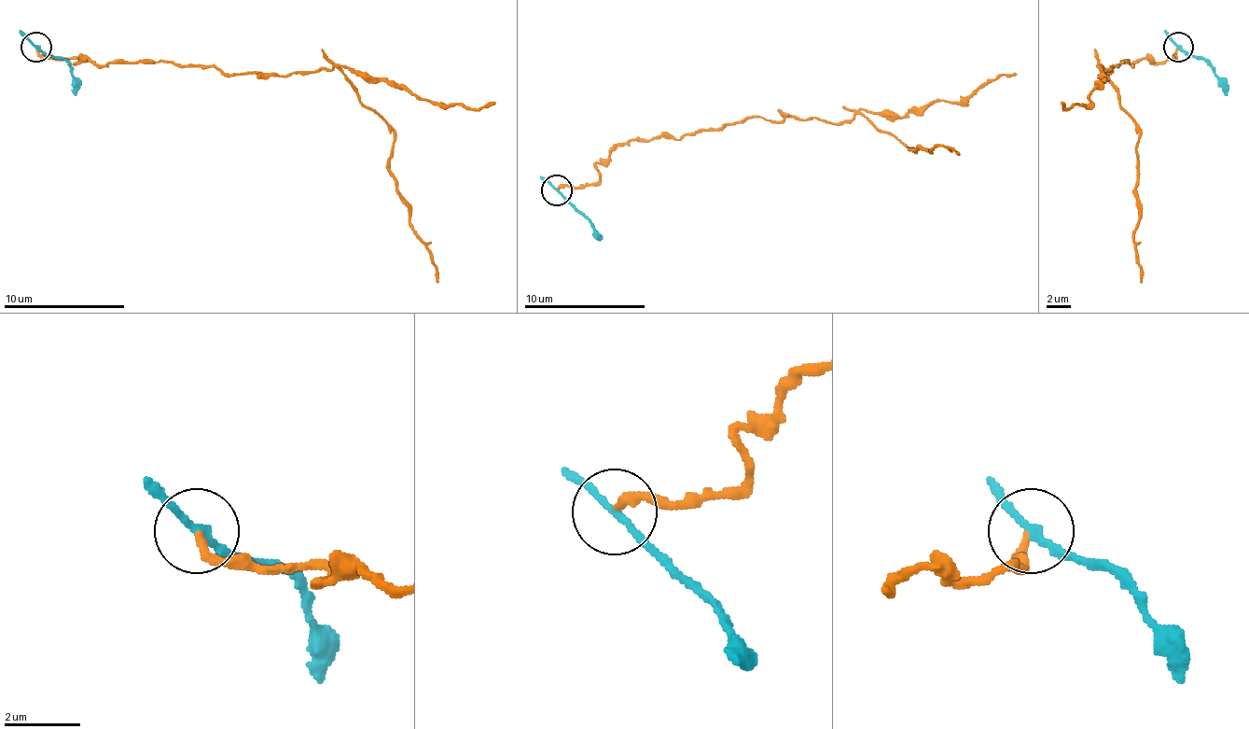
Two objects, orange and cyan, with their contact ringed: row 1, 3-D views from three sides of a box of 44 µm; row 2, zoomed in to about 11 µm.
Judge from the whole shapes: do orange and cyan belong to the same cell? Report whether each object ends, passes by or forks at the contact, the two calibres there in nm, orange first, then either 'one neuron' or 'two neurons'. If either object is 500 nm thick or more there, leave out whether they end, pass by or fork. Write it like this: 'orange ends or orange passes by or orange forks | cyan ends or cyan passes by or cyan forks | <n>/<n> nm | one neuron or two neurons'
orange ends | cyan passes by | 220/200 nm | two neurons

